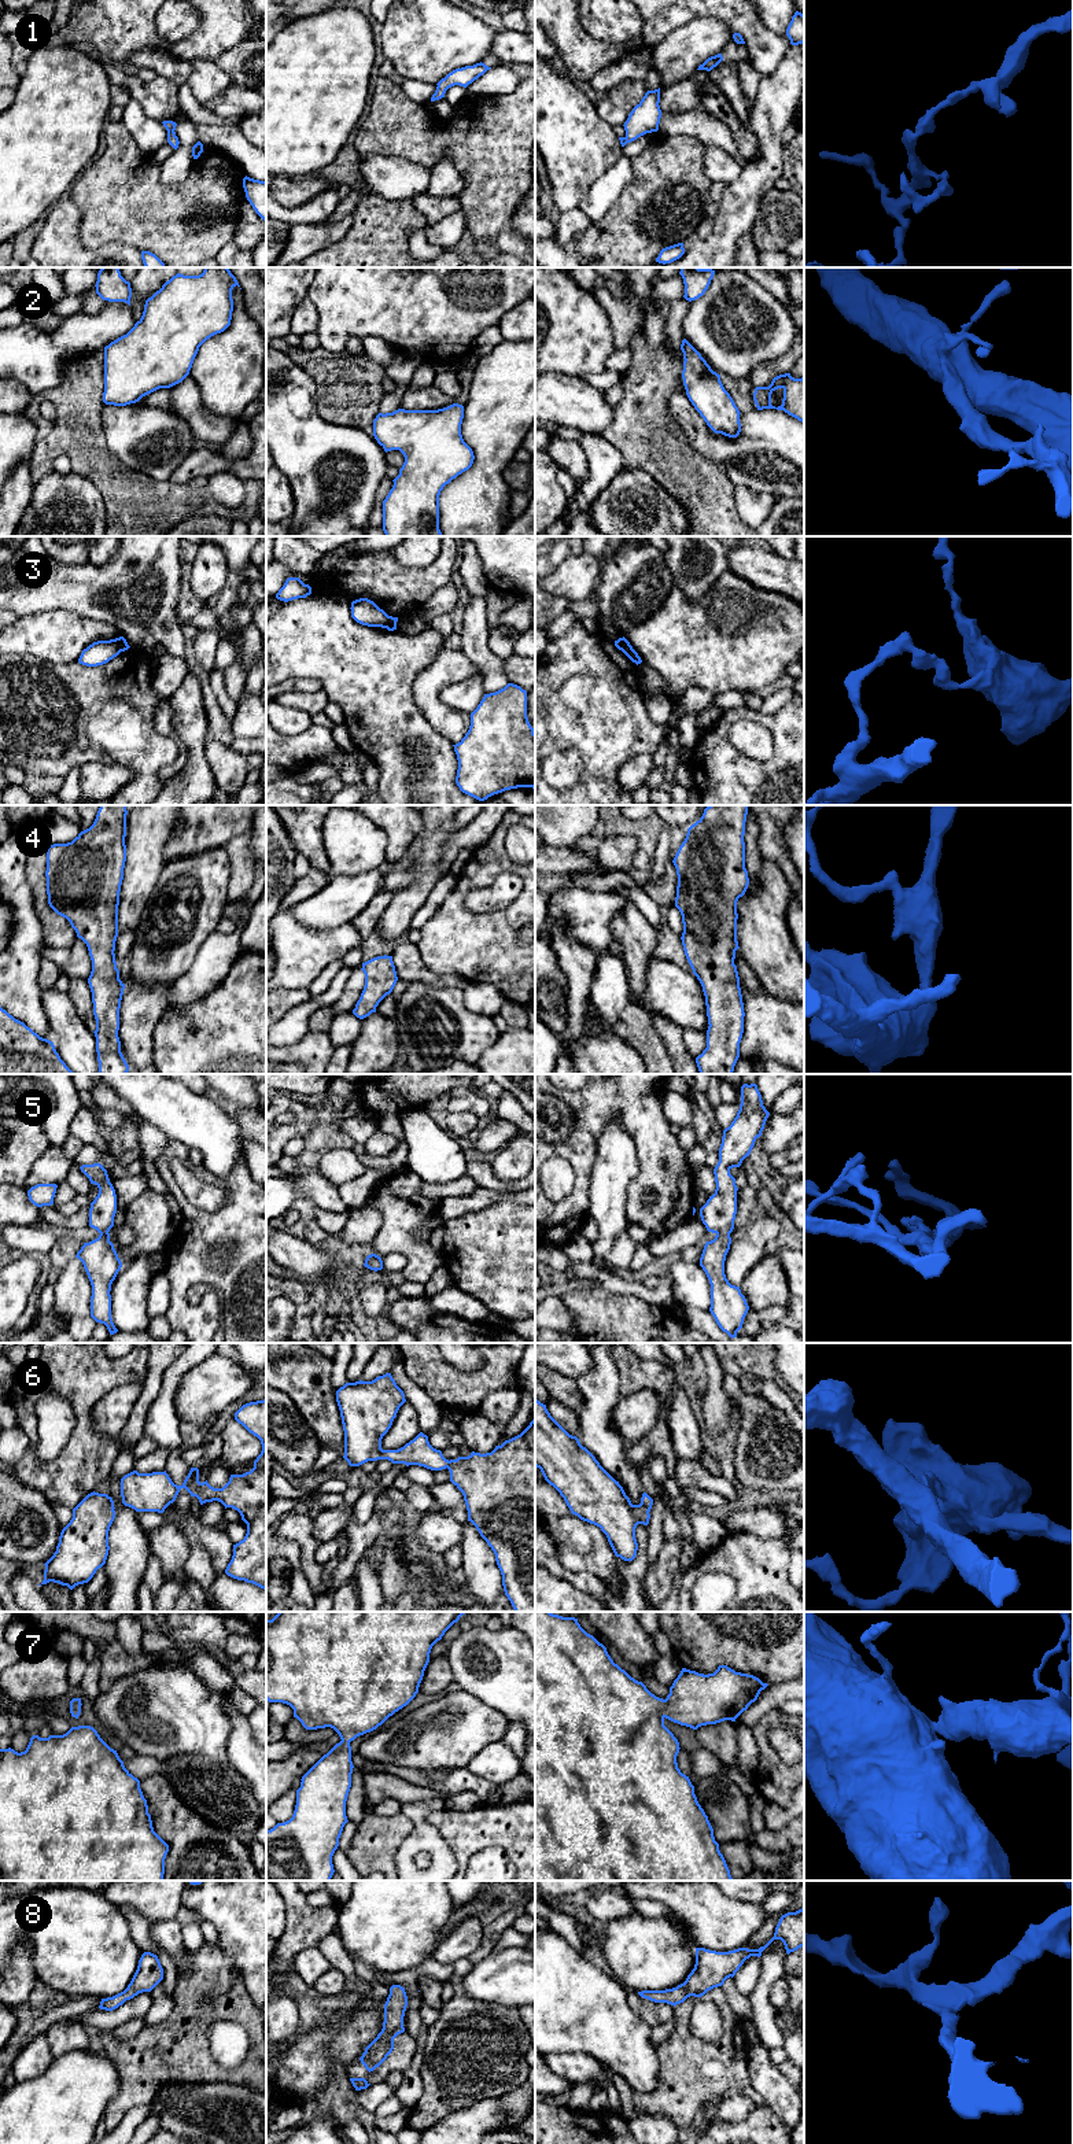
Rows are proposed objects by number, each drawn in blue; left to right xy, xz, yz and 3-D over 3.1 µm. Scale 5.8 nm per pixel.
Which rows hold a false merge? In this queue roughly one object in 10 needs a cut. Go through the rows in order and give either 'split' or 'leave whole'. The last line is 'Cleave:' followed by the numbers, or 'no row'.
1: leave whole
2: leave whole
3: split
4: leave whole
5: leave whole
6: leave whole
7: leave whole
8: leave whole
Cleave: 3

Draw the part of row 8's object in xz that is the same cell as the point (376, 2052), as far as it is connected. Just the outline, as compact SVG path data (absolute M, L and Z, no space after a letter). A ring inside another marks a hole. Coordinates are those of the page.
M392 1985L384 2004L383 2029L359 2058L369 2073L387 2059L394 2049L394 2038L405 2032L403 2016L406 2007L408 1996L405 1988Z

